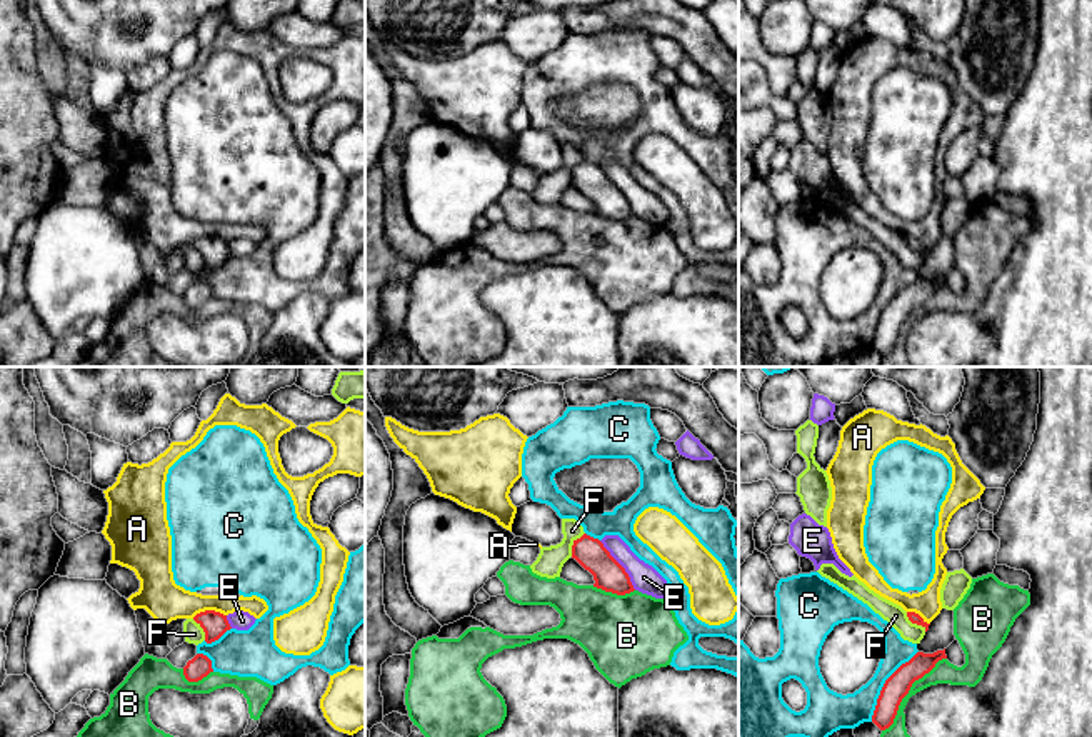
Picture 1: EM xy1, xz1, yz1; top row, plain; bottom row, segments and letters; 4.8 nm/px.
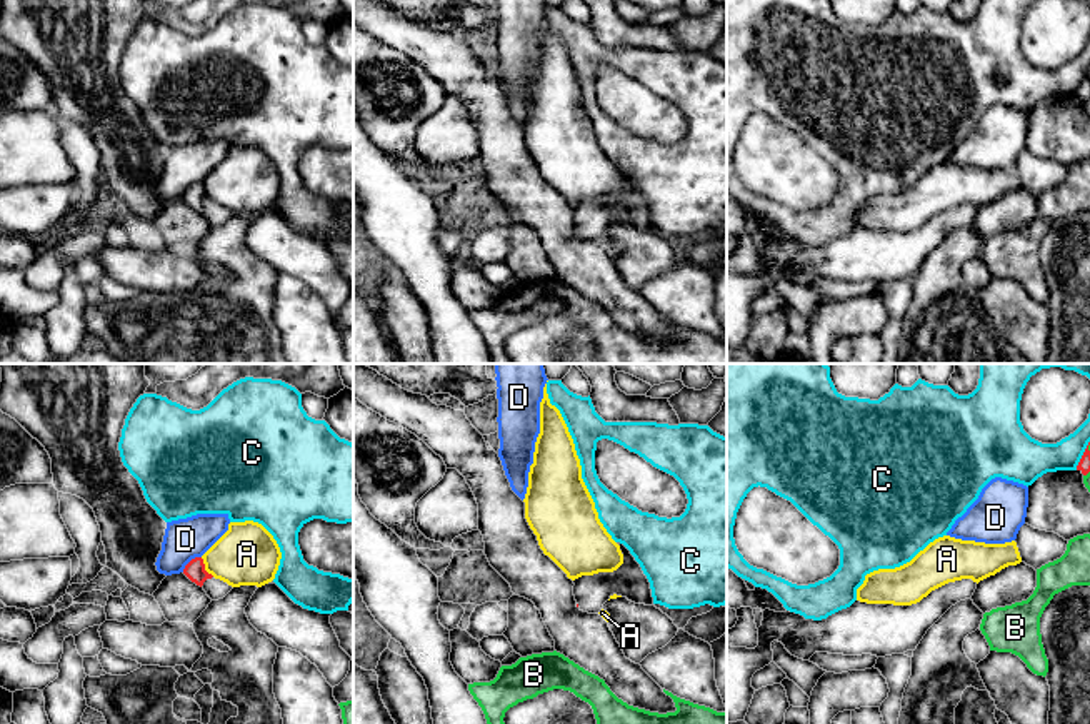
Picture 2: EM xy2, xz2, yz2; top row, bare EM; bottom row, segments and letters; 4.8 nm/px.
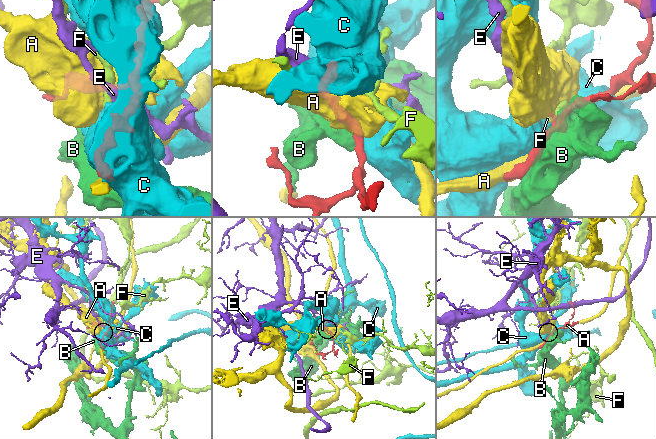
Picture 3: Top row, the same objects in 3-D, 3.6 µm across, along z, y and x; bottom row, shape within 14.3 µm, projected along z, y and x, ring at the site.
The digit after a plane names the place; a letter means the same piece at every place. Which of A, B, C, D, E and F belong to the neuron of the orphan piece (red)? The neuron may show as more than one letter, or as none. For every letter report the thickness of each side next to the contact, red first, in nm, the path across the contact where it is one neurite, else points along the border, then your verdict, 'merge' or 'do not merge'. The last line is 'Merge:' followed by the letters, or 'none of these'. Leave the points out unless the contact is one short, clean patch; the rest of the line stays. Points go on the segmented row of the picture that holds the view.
A: 120 nm thick on the red side, 200 nm on the other; do not merge
B: 120 nm thick on the red side, 110 nm on the other; do not merge
C: 120 nm thick on the red side, 160 nm on the other; do not merge
D: 100 nm thick on the red side, 200 nm on the other; border along xy2 (200, 556), (195, 556), (182, 571); do not merge
E: 150 nm thick on the red side, 140 nm on the other; do not merge
F: 50 nm thick on the red side, 100 nm on the other; border along yz1 (906, 612), (912, 622), (926, 631); do not merge
Merge: none of these

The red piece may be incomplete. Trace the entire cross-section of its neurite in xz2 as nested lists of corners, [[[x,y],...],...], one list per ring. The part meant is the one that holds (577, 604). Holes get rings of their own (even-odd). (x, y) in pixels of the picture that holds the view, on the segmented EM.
[[[617,544],[623,554],[623,564],[617,571],[582,576],[573,581],[573,596],[580,611],[598,614],[613,594],[635,604],[653,606],[650,582],[640,564],[623,544]]]

